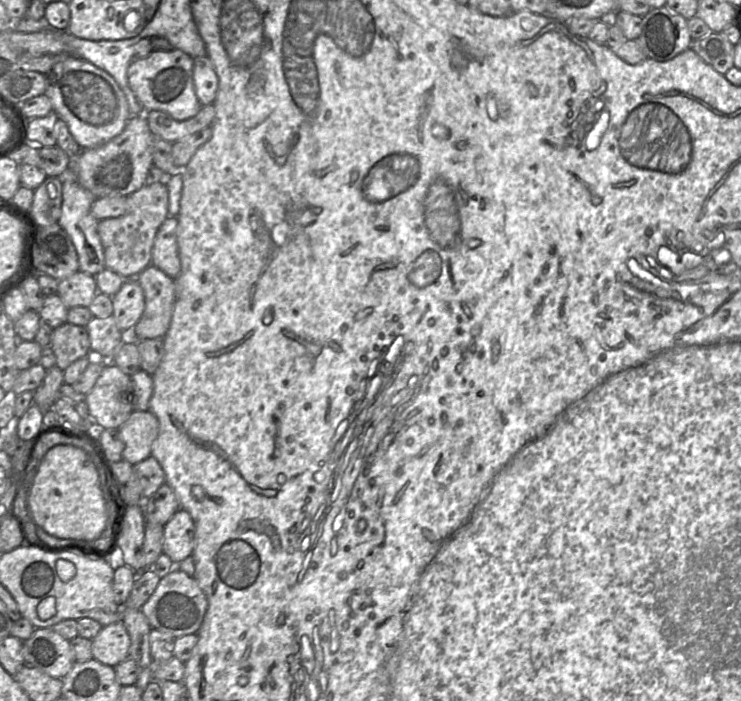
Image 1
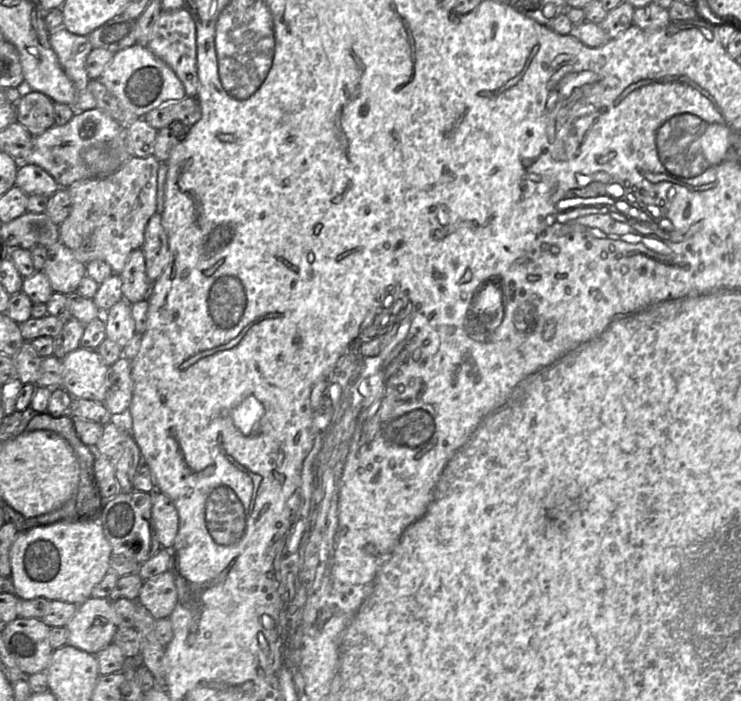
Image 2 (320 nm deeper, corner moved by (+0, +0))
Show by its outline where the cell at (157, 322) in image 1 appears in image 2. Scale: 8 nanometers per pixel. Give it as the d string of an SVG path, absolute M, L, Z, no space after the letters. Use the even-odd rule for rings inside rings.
M141 248L130 253L121 273L122 297L129 304L147 299L152 285L146 274L145 256Z

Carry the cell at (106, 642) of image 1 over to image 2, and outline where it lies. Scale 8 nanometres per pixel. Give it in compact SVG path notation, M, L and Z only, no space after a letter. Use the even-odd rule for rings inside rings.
M88 598L78 605L65 627L67 644L97 654L113 642L117 630L112 602L108 598Z

